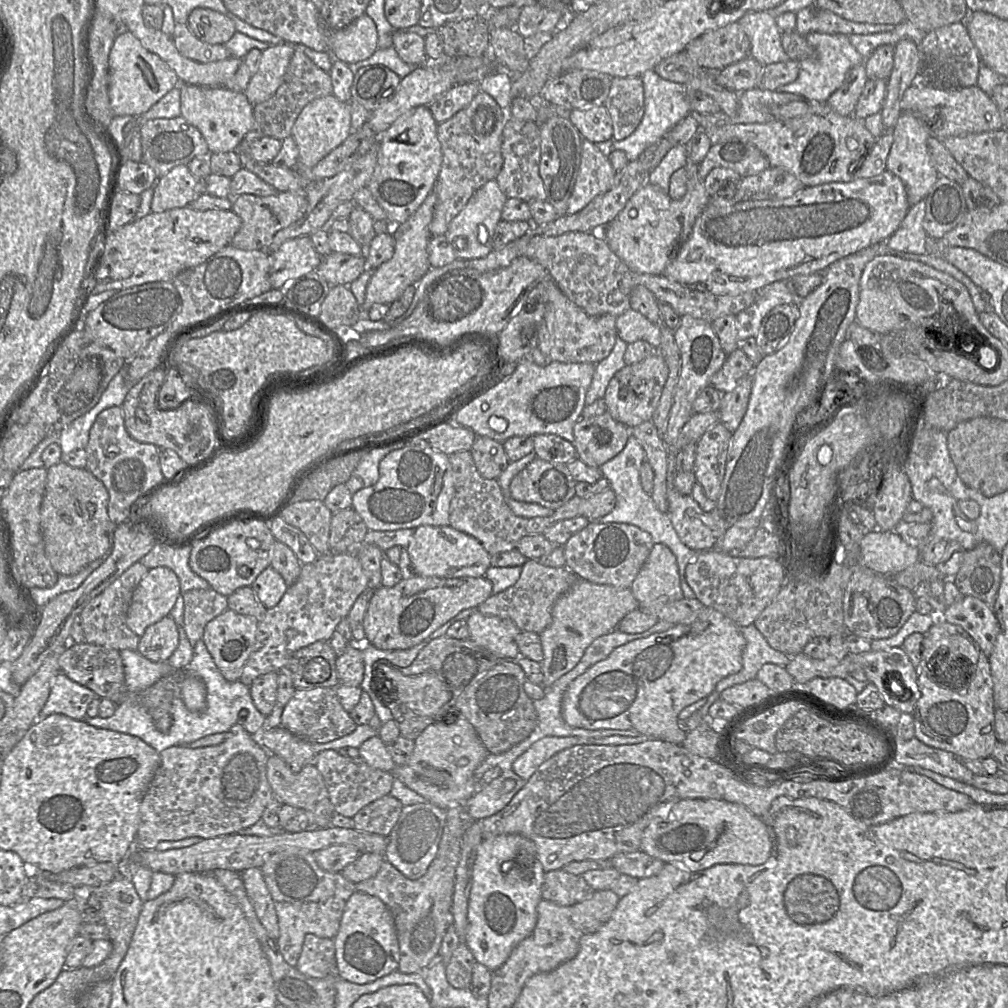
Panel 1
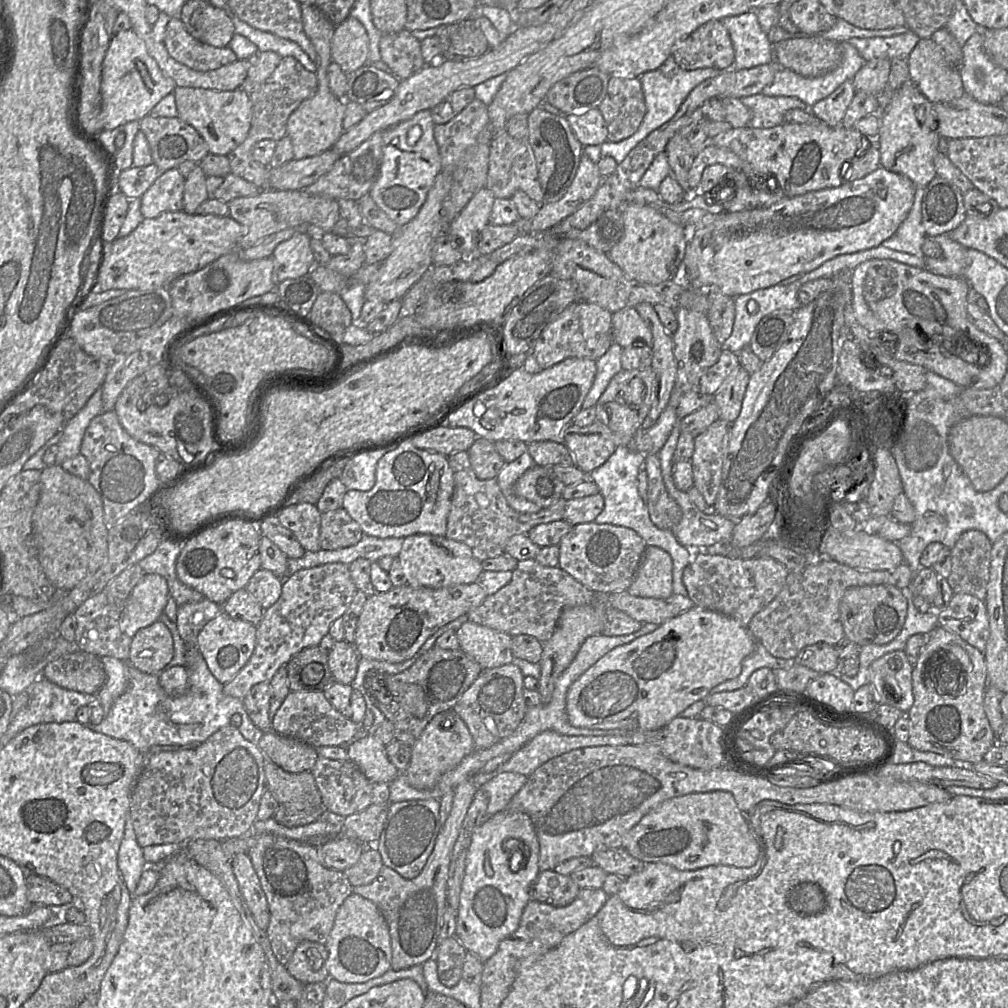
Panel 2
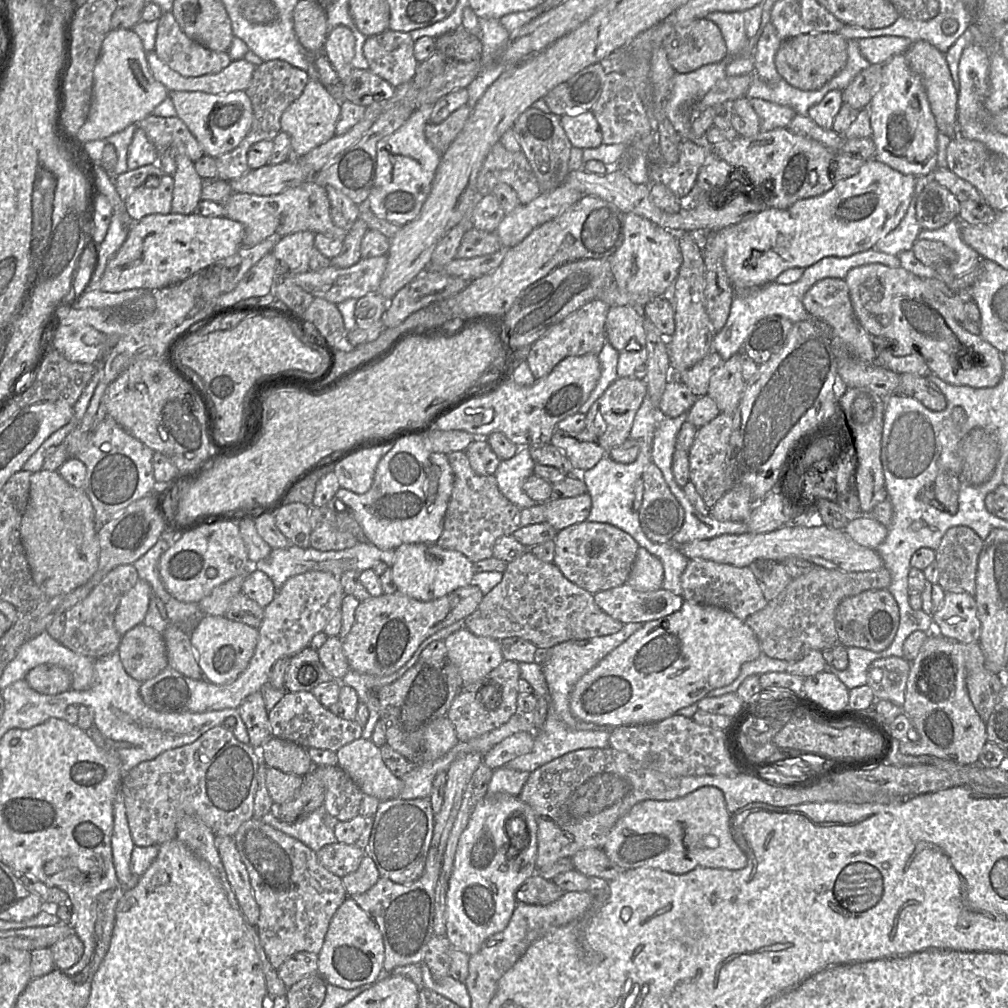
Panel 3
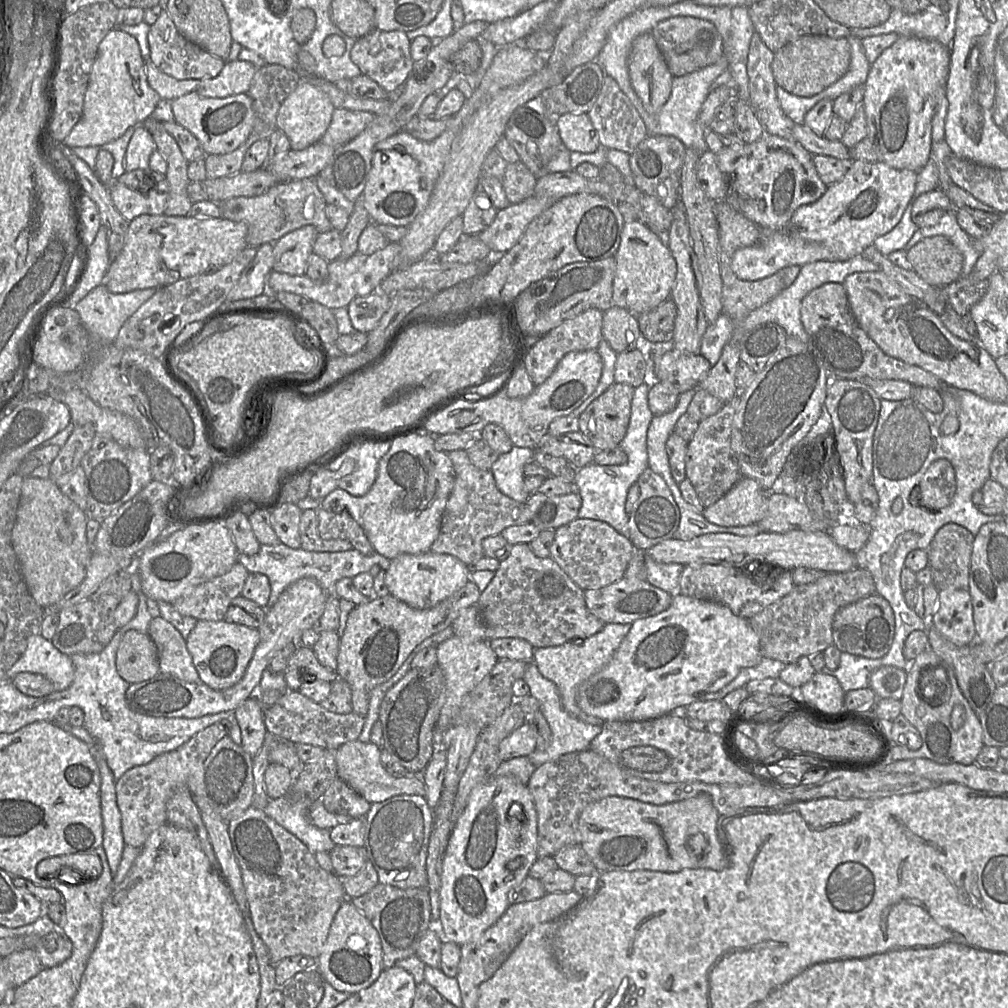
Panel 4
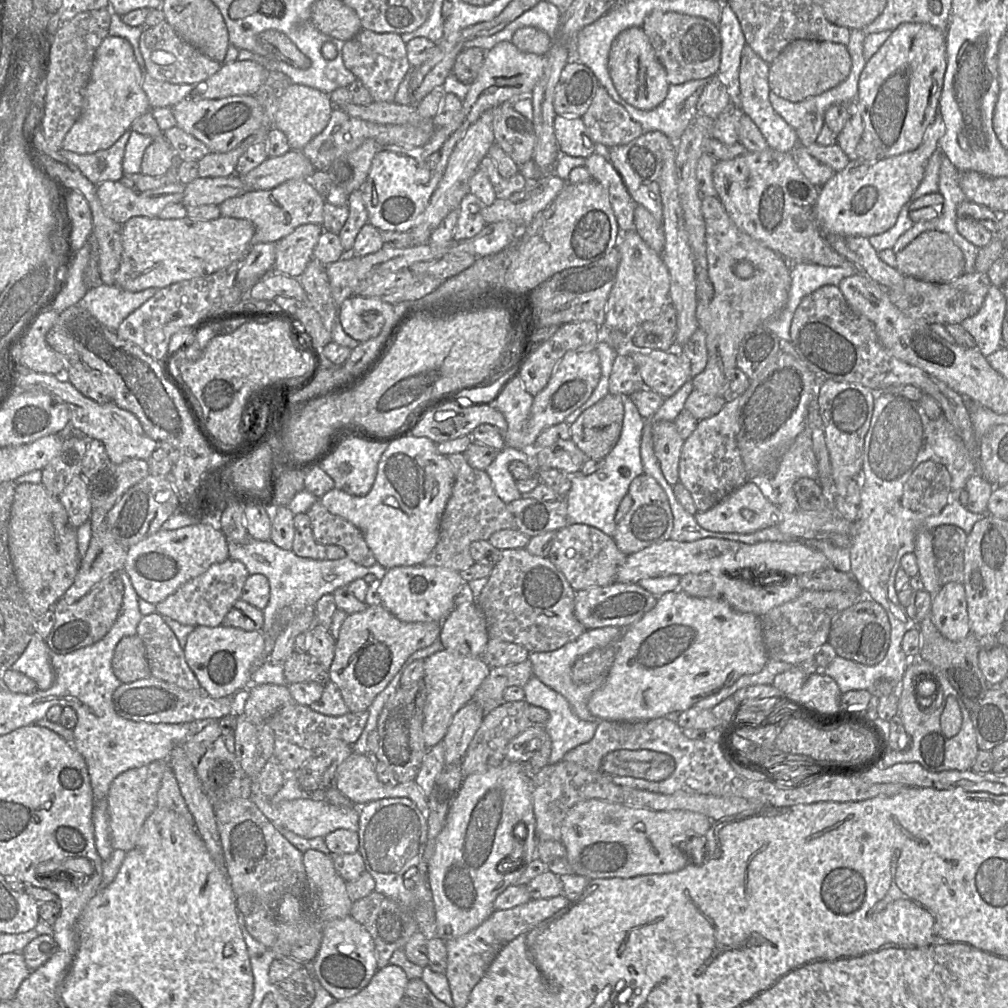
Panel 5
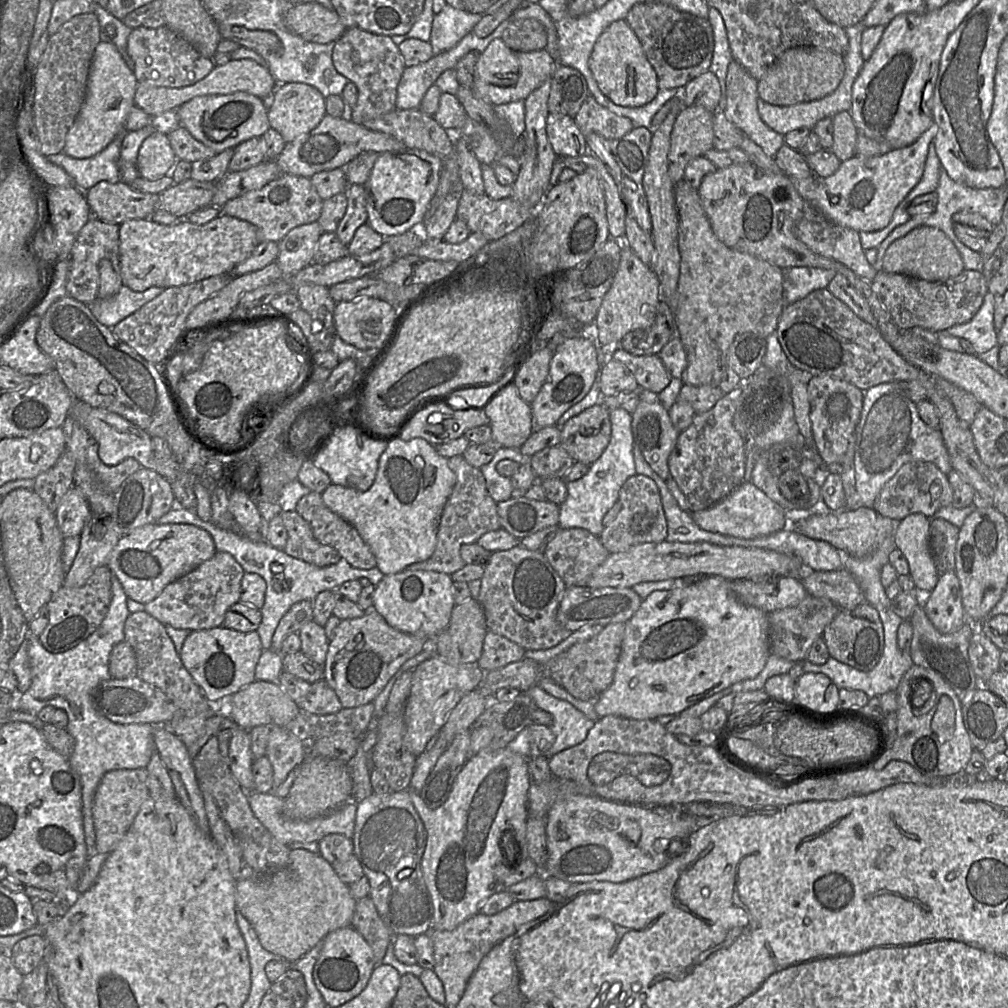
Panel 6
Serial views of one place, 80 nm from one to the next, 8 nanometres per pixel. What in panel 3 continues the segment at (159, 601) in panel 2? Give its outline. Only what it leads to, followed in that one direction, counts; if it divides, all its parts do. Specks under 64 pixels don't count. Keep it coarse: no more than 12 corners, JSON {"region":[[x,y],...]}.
{"region":[[139,579],[115,614],[121,636],[143,623],[152,588]]}

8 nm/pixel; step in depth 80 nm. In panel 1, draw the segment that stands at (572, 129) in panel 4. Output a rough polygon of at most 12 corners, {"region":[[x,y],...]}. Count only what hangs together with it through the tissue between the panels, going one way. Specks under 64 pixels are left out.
{"region":[[604,105],[572,110],[567,118],[583,139],[612,139]]}

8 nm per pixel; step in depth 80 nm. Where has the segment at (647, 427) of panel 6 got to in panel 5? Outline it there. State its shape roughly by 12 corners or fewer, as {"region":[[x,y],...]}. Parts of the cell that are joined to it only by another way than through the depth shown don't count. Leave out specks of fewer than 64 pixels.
{"region":[[672,421],[651,426],[654,453],[666,481],[679,482],[684,440]]}

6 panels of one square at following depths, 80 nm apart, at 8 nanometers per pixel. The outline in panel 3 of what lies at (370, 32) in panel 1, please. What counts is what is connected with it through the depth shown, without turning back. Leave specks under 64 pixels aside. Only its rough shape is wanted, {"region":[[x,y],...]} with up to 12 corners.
{"region":[[337,26],[326,37],[323,53],[340,80],[354,70],[355,36]]}

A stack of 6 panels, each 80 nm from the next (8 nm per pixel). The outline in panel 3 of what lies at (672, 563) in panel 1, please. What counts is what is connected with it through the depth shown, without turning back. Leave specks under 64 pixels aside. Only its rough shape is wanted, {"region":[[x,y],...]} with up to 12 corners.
{"region":[[639,548],[627,583],[648,592],[662,588],[659,558]]}

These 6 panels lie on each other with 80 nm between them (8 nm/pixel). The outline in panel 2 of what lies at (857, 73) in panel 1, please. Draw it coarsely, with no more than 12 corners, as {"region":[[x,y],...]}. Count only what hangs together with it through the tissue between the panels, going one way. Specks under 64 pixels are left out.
{"region":[[847,80],[810,110],[829,126],[841,125],[856,94]]}

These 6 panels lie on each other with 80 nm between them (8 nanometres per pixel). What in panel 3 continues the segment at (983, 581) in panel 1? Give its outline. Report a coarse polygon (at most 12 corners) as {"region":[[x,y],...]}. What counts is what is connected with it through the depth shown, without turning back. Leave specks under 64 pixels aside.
{"region":[[949,528],[935,550],[938,584],[974,596],[983,539]]}

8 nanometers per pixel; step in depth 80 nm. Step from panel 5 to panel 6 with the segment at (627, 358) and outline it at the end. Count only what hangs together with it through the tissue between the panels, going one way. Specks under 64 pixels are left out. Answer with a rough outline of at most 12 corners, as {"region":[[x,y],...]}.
{"region":[[606,359],[599,372],[602,396],[637,391],[628,367]]}

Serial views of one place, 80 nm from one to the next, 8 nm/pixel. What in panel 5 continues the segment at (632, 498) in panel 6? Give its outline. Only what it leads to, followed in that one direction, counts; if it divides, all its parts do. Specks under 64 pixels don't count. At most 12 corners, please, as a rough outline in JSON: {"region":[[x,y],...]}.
{"region":[[635,477],[612,536],[627,556],[670,539],[668,497]]}

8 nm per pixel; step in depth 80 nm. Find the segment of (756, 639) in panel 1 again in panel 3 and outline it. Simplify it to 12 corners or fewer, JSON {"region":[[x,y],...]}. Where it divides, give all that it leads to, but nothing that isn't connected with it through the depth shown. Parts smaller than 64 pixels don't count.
{"region":[[760,656],[741,666],[729,685],[710,691],[706,697],[735,693],[751,675],[785,672],[788,662]]}

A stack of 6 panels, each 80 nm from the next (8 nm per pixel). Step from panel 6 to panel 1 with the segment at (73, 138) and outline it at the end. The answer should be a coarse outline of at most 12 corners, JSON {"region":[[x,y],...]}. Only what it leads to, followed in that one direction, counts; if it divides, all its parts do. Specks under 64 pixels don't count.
{"region":[[130,31],[109,54],[114,116],[138,117],[177,74]]}

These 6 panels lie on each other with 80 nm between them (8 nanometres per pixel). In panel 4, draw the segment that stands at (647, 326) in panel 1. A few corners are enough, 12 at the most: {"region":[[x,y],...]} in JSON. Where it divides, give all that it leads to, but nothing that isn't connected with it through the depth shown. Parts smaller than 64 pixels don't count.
{"region":[[614,305],[602,335],[617,354],[645,343],[637,315]]}

